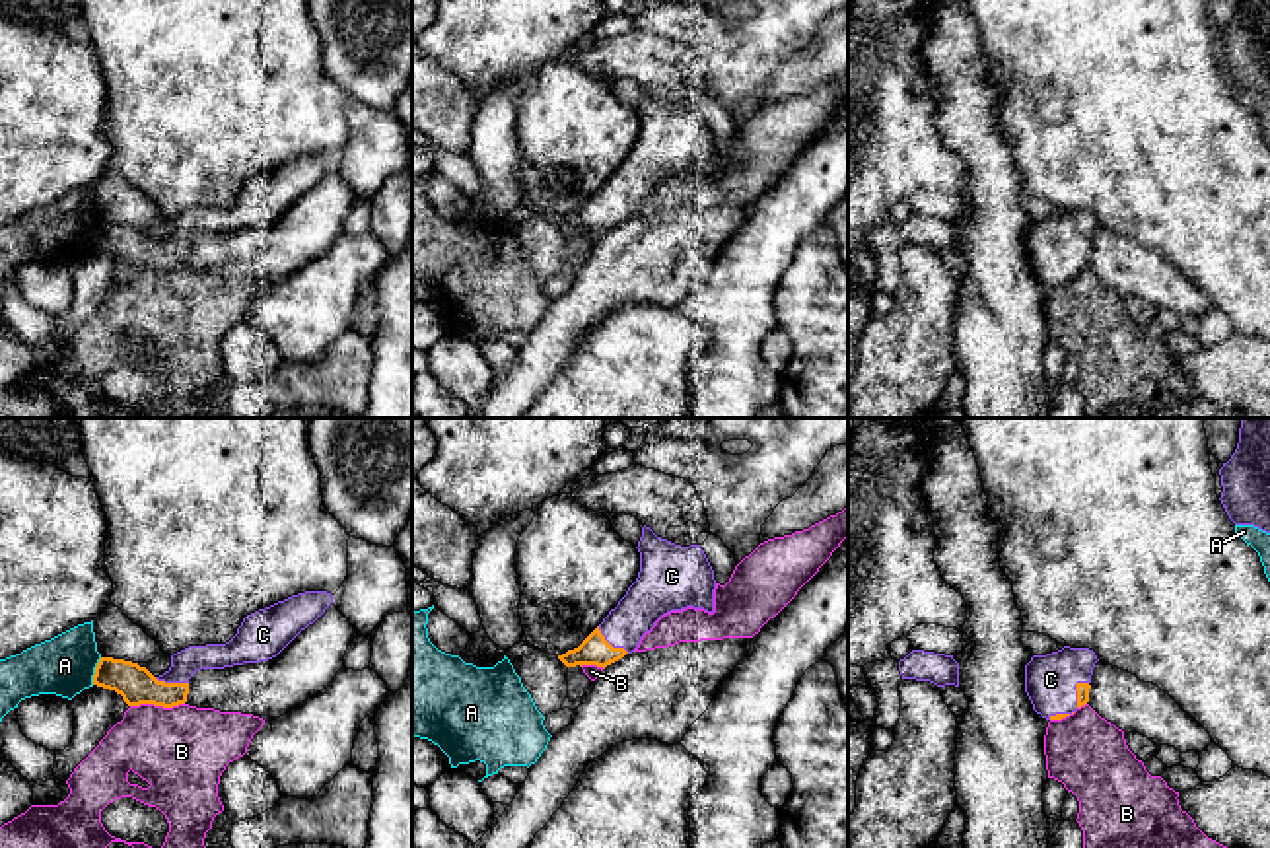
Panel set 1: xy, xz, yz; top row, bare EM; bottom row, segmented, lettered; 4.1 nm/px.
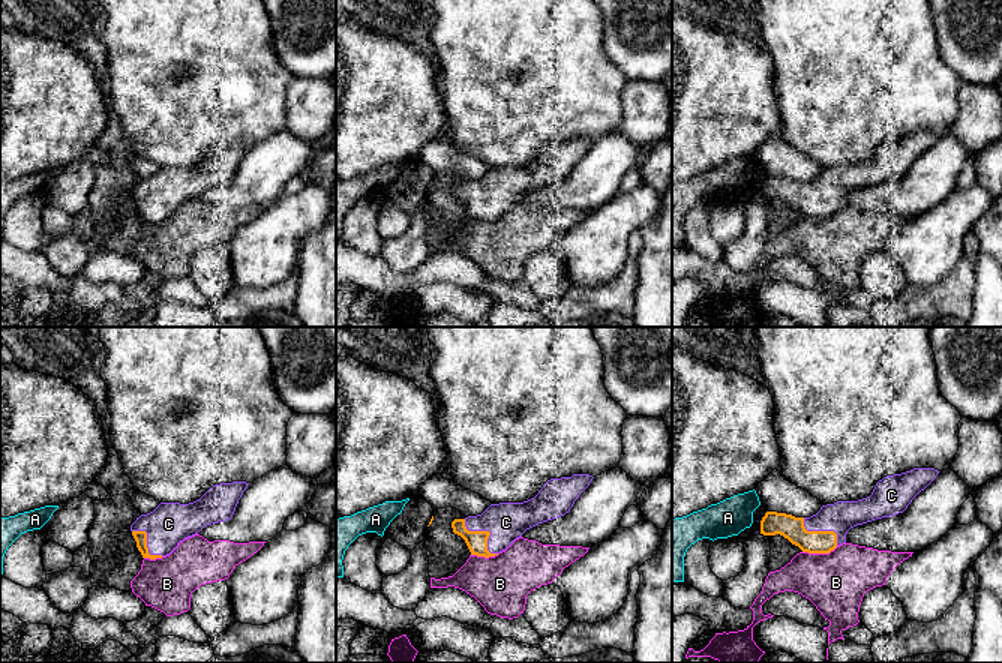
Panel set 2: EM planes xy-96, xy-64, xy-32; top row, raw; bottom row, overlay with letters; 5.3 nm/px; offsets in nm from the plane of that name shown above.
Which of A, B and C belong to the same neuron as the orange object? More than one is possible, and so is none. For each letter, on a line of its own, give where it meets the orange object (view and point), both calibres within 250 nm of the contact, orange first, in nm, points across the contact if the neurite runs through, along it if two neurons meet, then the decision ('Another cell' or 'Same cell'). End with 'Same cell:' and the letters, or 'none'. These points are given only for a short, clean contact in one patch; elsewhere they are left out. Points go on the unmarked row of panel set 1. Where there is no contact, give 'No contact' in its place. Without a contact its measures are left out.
A: Touches orange at xy (96, 236). Thickness 160 nm (orange) against 240 nm. Boundary: xy (102, 222), (92, 247). Another cell
B: Touches orange at xy (156, 269). Thickness 160 nm (orange) against 380 nm. Boundary: xy (183, 267), (172, 271), (131, 271). Another cell
C: Touches orange at xz (609, 209). Thickness 120 nm (orange) against 180 nm. Same cell
Same cell: C

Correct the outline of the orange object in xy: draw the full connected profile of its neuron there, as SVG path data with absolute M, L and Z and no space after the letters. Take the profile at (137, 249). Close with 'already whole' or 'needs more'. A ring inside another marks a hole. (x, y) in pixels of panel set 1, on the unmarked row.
M305 156L247 179L226 208L189 210L171 220L171 231L154 241L138 228L101 222L93 249L115 255L128 270L173 272L187 266L189 243L200 233L224 233L276 222L333 167L327 156Z | needs more

